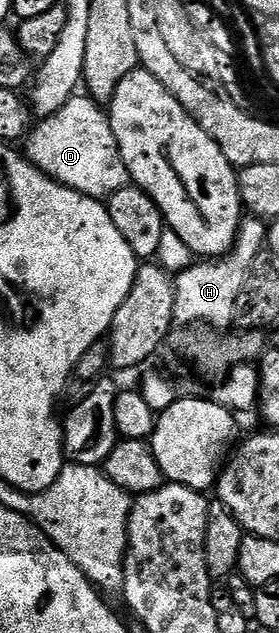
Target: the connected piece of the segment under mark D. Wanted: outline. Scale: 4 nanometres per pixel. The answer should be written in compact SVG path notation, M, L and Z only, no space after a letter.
M88 94L71 96L62 110L43 117L23 141L22 152L52 180L98 201L113 196L130 180L112 133L109 113Z

